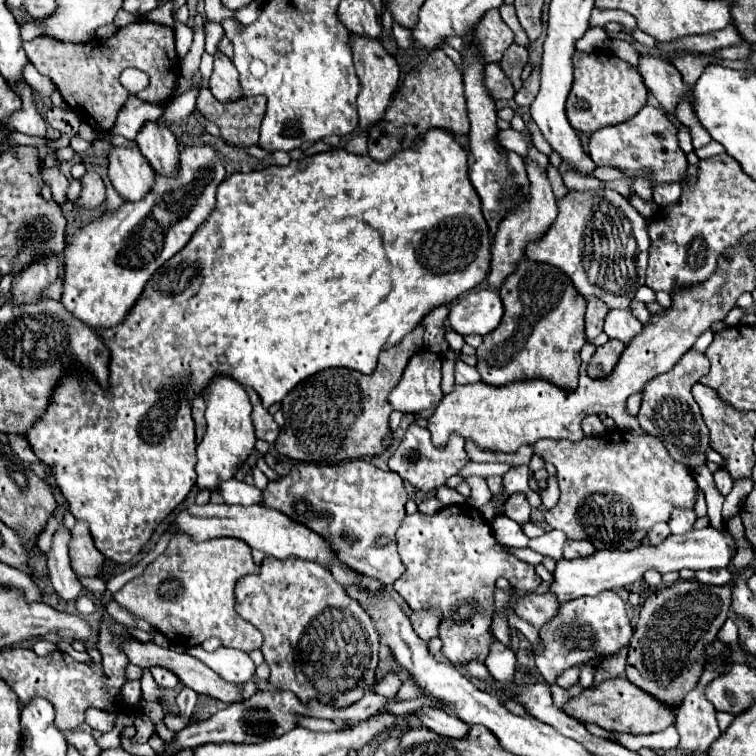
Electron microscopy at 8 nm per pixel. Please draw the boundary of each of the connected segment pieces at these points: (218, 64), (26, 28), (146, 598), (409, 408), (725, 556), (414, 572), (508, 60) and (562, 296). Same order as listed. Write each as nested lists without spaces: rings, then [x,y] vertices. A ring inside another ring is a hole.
[[[222,52],[214,54],[214,72],[208,80],[208,88],[210,88],[212,96],[220,102],[230,102],[230,100],[236,100],[242,96],[236,68],[234,68],[232,60],[228,56],[224,56]]]
[[[28,20],[24,26],[22,26],[22,38],[38,38],[38,36],[44,36],[42,34],[44,28],[40,28],[36,24],[36,20]]]
[[[176,536],[168,548],[146,566],[144,574],[124,584],[122,590],[112,594],[112,600],[128,608],[134,616],[150,622],[172,644],[190,648],[216,636],[228,648],[252,652],[262,646],[262,634],[236,614],[234,584],[254,572],[256,564],[252,562],[250,546],[240,540],[214,538],[196,544],[188,536]]]
[[[428,350],[416,352],[408,362],[402,380],[390,394],[392,408],[402,414],[434,408],[444,396],[440,388],[440,366],[442,358],[438,354]]]
[[[712,526],[704,530],[694,530],[688,534],[674,536],[670,534],[662,544],[648,546],[640,544],[632,550],[598,550],[592,558],[578,558],[578,560],[558,560],[554,570],[554,580],[548,586],[548,592],[556,596],[556,600],[568,602],[580,596],[596,596],[602,590],[616,590],[630,586],[632,582],[640,580],[646,570],[654,568],[660,574],[678,572],[682,568],[692,570],[716,570],[728,566],[728,562],[736,554],[736,542],[728,530],[714,530]]]
[[[460,504],[460,506],[446,506],[440,512],[426,516],[426,514],[406,514],[402,526],[396,532],[396,542],[400,550],[400,558],[406,566],[406,572],[394,582],[394,590],[408,602],[412,610],[422,610],[422,608],[440,608],[442,610],[442,626],[440,626],[440,640],[444,642],[442,654],[452,662],[452,664],[468,664],[470,660],[478,658],[480,662],[486,660],[490,642],[494,640],[490,632],[490,620],[494,614],[494,582],[498,578],[506,578],[510,586],[514,586],[518,592],[534,592],[540,586],[540,578],[534,572],[532,564],[526,564],[518,560],[514,554],[508,552],[504,544],[500,544],[494,538],[492,526],[484,516],[472,508],[470,504]]]
[[[512,44],[508,50],[504,52],[502,60],[498,62],[502,72],[510,78],[512,86],[514,86],[514,92],[518,92],[518,88],[522,86],[522,80],[520,80],[520,72],[524,68],[524,64],[528,62],[528,48],[522,48],[518,44]]]
[[[524,256],[504,280],[500,300],[504,304],[504,318],[492,334],[484,336],[482,346],[476,350],[476,368],[482,380],[502,386],[512,380],[544,378],[564,390],[574,390],[578,386],[580,348],[586,342],[586,300],[572,286],[572,280],[556,266]]]

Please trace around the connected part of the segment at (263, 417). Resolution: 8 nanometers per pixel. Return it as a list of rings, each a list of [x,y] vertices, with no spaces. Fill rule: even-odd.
[[[246,388],[246,392],[248,392],[248,398],[252,402],[252,426],[254,426],[256,438],[266,440],[268,444],[274,444],[274,440],[278,438],[278,432],[280,432],[278,424],[268,414],[268,410],[262,406],[258,394],[252,388]]]

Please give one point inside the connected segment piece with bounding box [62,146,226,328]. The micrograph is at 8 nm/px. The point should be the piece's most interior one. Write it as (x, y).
(106, 263)

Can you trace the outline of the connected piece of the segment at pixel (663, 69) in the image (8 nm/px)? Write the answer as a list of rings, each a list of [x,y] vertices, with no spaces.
[[[640,54],[638,72],[642,74],[644,84],[660,102],[660,106],[666,112],[674,112],[676,102],[684,98],[684,88],[686,88],[680,78],[680,72],[668,60],[648,54]]]

